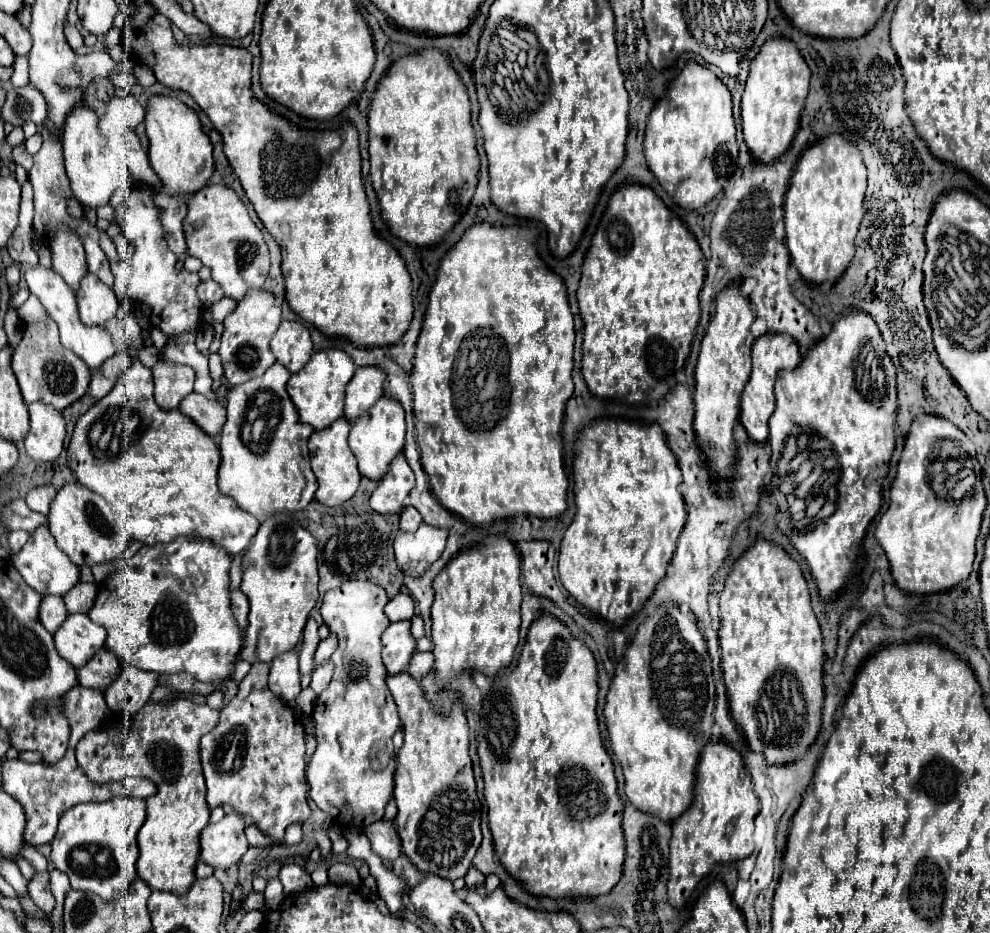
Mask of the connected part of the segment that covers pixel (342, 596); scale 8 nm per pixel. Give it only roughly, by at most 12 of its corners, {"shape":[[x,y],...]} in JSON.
{"shape":[[386,592],[324,594],[336,672],[316,698],[310,798],[382,820],[400,716],[384,680]]}

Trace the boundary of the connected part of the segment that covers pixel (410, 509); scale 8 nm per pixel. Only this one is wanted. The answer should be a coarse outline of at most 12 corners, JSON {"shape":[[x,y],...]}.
{"shape":[[414,506],[400,514],[400,530],[414,532],[422,524],[422,516]]}

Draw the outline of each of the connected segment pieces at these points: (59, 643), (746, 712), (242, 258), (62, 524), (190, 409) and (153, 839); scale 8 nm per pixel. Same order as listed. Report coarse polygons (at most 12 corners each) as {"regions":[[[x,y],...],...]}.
{"regions":[[[70,614],[54,634],[58,654],[80,668],[106,630]],[[758,538],[720,594],[734,722],[768,764],[818,736],[824,652],[796,560]],[[238,194],[186,196],[188,252],[224,294],[262,288],[268,246]],[[72,482],[48,526],[78,566],[118,554],[116,518],[102,496]],[[192,392],[180,408],[208,436],[226,422],[224,400]],[[146,704],[76,748],[94,784],[154,780],[138,876],[188,892],[208,824],[200,738],[218,712]]]}

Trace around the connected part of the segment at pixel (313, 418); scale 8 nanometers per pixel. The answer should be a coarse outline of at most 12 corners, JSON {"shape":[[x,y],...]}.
{"shape":[[342,350],[314,352],[288,380],[298,420],[314,430],[344,416],[356,372]]}

